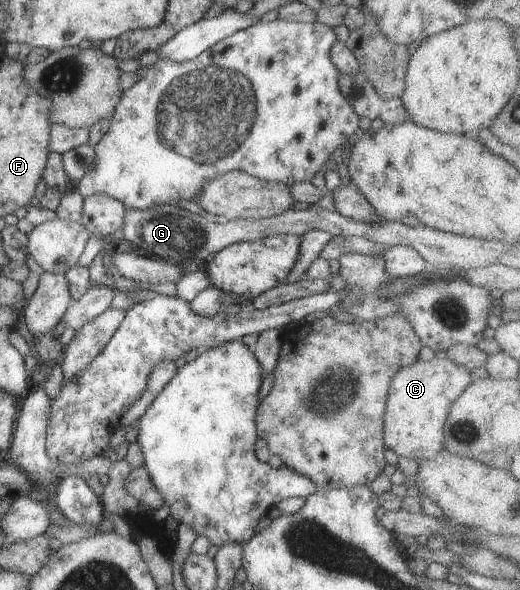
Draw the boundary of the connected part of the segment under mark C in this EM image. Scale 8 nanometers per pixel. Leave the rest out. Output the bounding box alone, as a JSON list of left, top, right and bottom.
[384,357,472,460]

